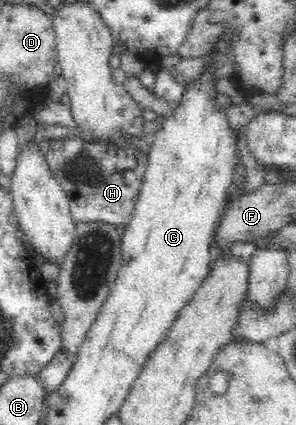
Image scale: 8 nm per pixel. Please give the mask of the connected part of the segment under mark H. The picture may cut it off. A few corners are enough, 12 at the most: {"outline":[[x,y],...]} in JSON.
{"outline":[[76,136],[45,159],[75,222],[130,221],[147,168]]}

